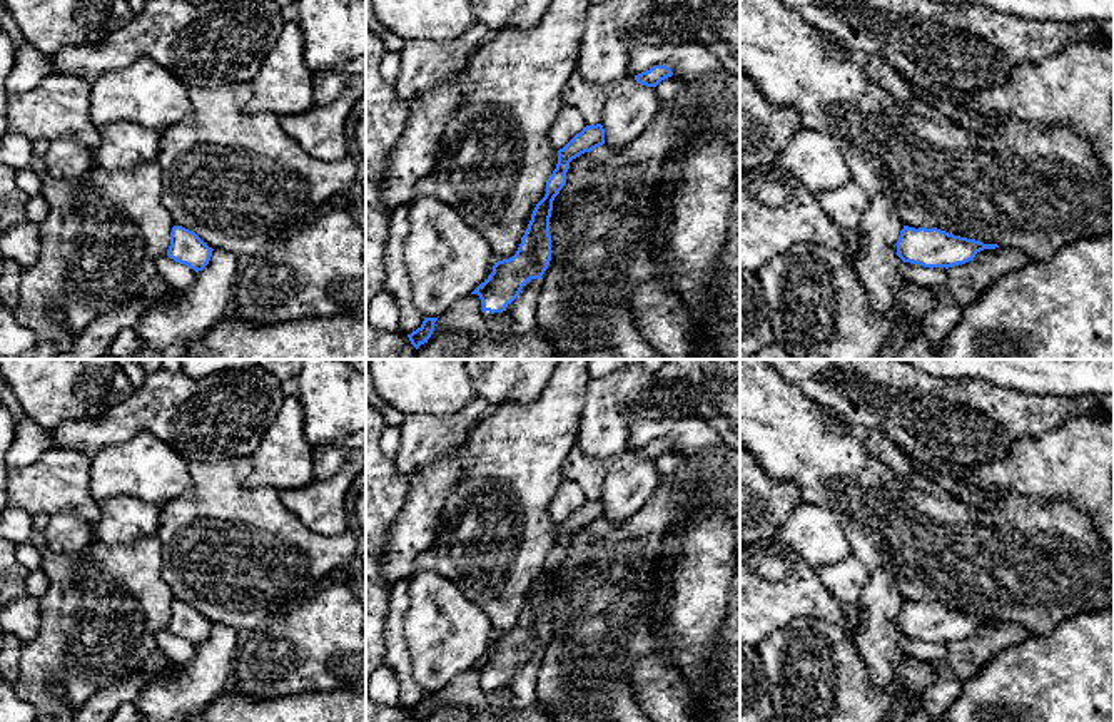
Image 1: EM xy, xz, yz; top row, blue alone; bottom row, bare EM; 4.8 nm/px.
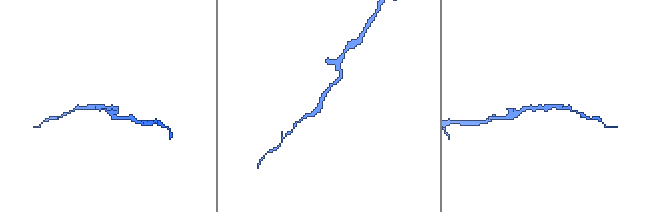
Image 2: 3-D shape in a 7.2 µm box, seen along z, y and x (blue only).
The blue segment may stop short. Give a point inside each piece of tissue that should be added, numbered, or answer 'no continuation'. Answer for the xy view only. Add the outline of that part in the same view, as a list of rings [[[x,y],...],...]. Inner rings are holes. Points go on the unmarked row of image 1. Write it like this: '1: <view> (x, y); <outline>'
no continuation

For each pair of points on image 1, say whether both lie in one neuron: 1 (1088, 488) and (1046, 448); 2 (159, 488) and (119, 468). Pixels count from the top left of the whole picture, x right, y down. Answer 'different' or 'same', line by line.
1: same
2: same

